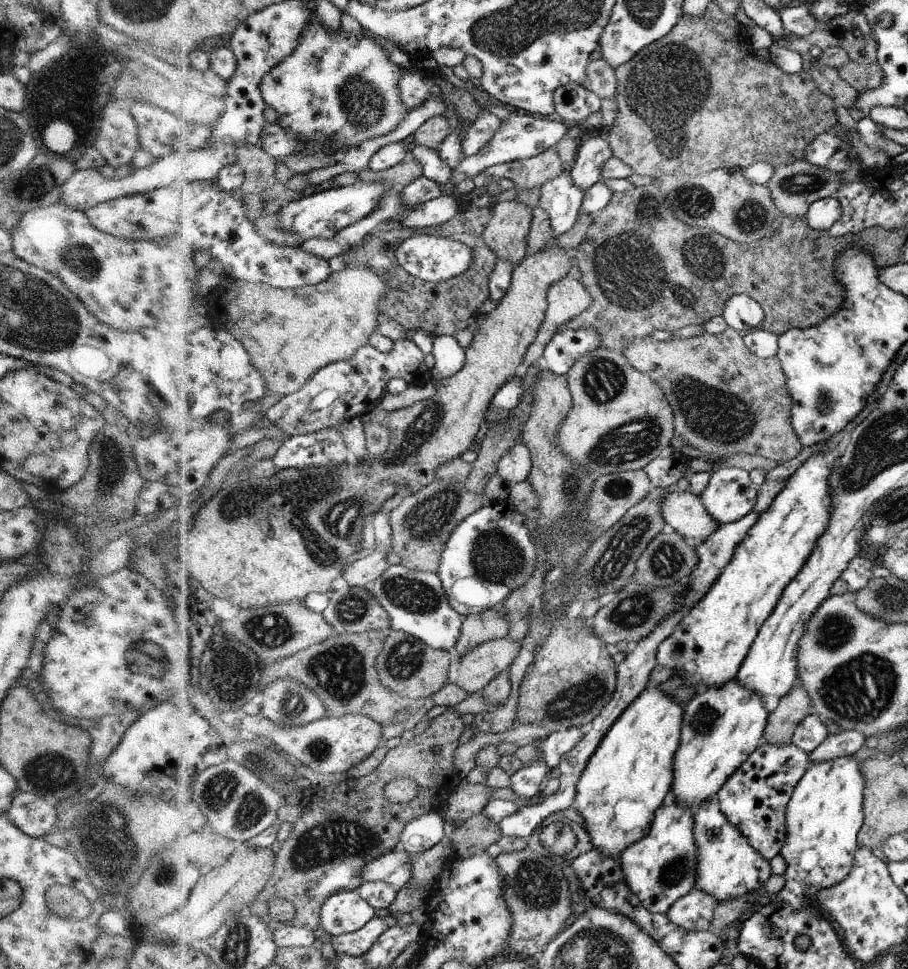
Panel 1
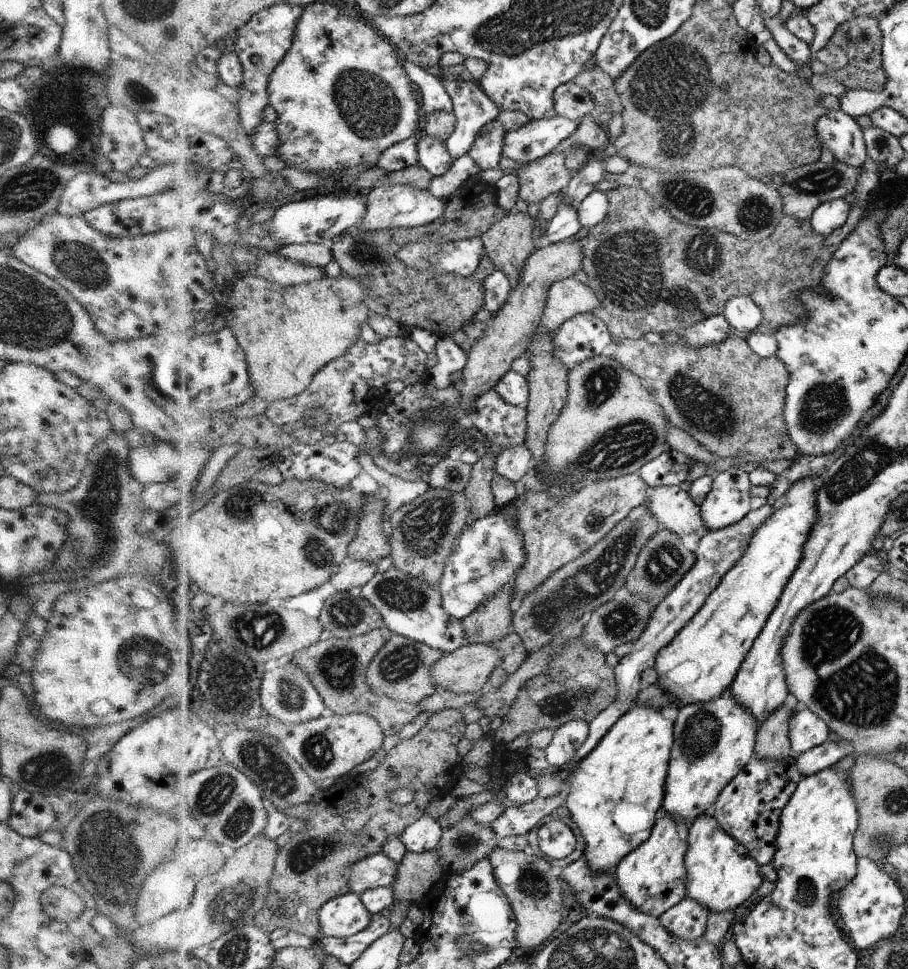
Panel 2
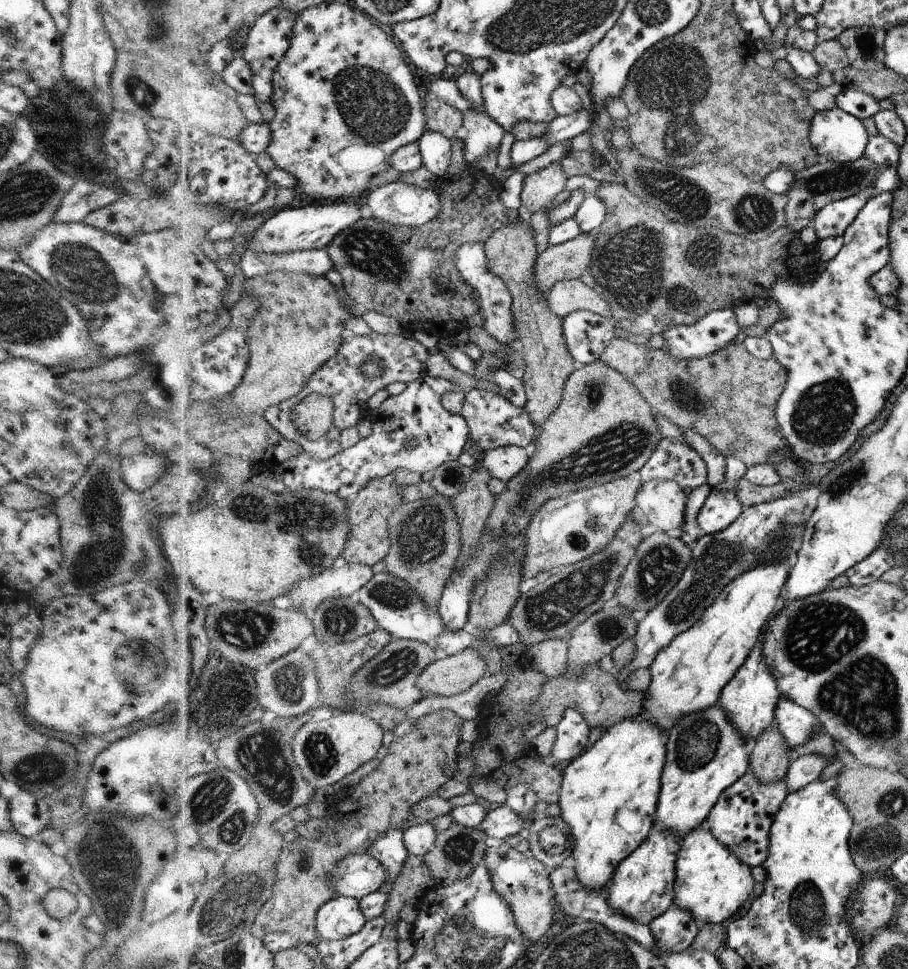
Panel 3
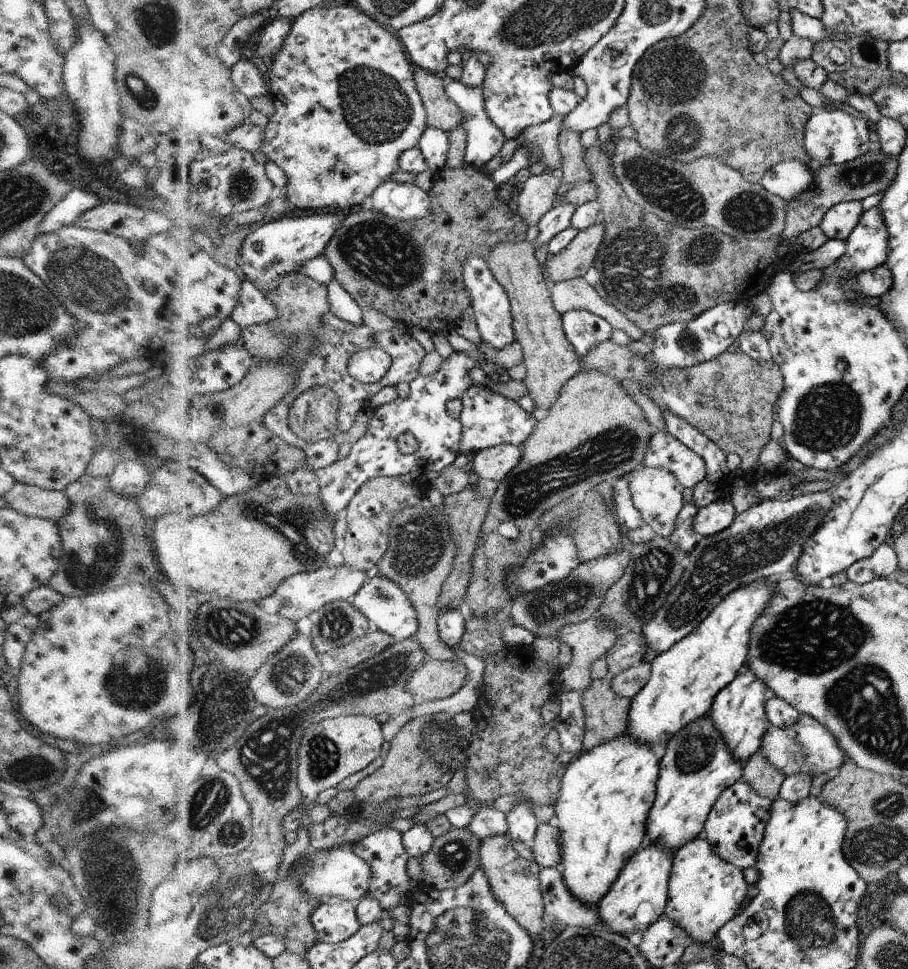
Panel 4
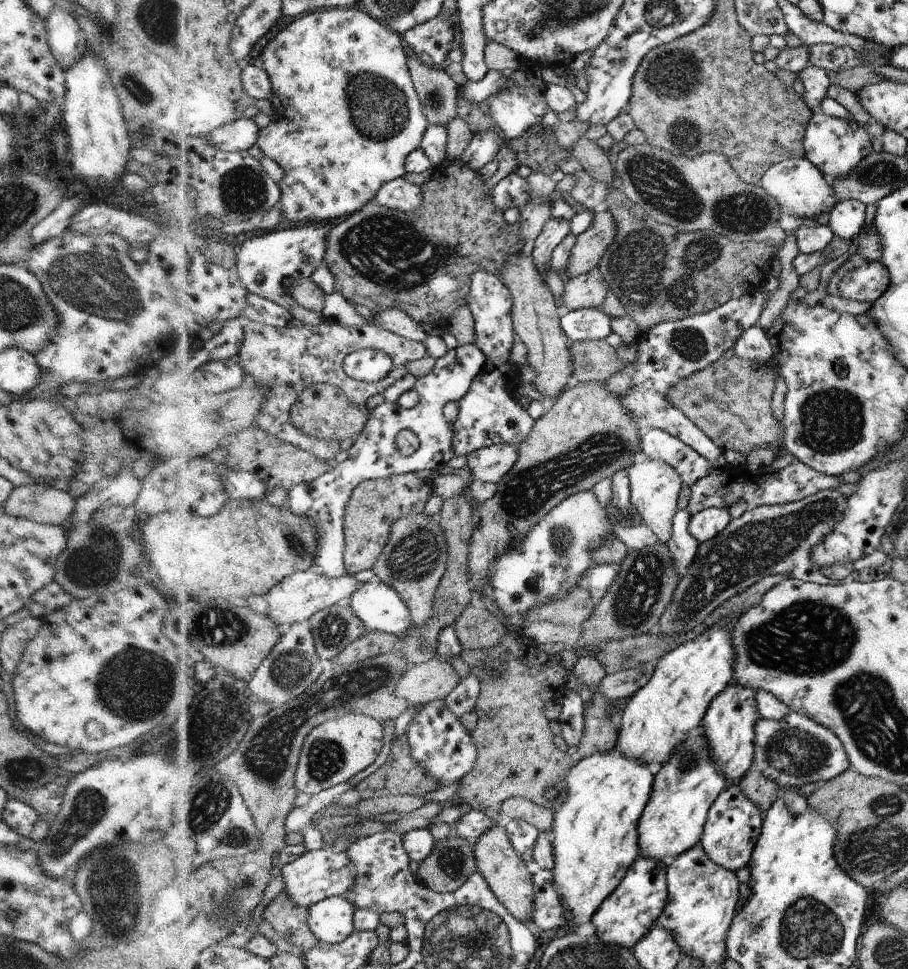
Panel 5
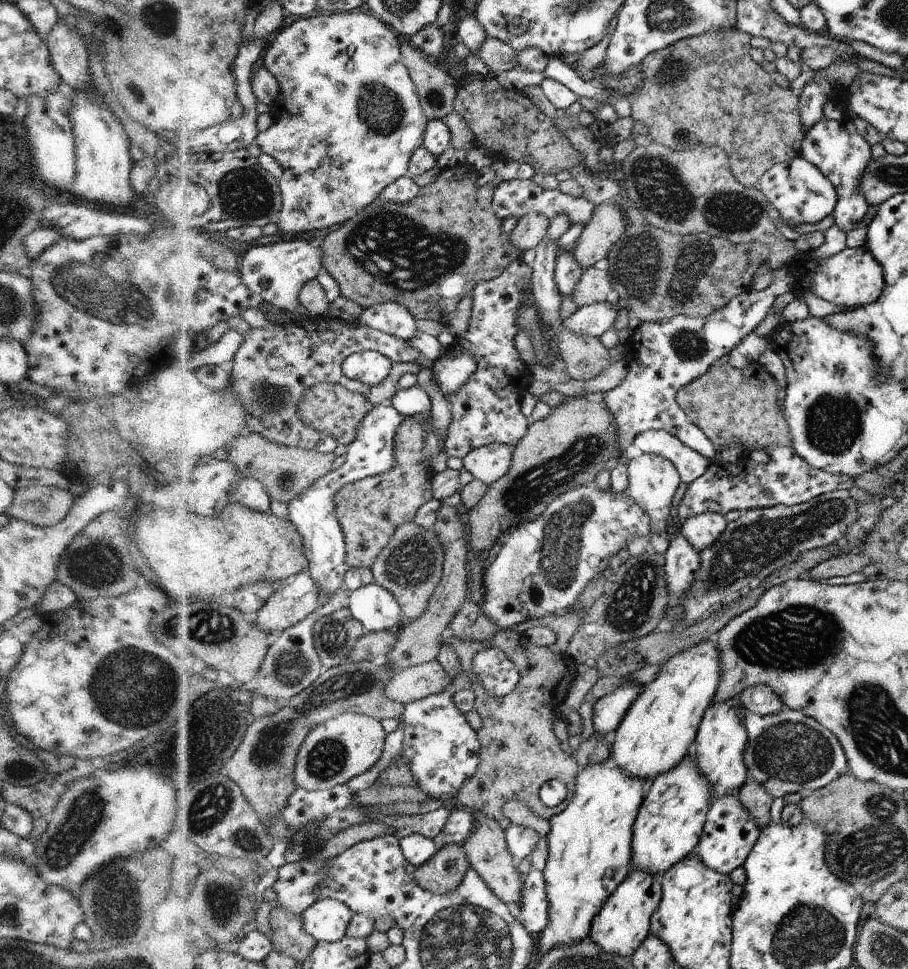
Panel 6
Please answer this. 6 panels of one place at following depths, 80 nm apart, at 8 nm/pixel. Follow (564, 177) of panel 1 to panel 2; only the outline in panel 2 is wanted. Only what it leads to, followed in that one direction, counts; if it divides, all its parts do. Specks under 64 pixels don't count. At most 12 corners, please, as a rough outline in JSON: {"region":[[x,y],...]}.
{"region":[[566,197],[545,231],[552,244],[573,238],[580,228],[577,209]]}

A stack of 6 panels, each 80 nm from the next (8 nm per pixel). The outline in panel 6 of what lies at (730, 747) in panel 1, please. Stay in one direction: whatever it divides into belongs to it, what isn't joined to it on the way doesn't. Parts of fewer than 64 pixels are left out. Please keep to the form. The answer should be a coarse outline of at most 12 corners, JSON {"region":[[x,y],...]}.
{"region":[[691,750],[654,778],[632,869],[662,875],[695,852],[716,787]]}

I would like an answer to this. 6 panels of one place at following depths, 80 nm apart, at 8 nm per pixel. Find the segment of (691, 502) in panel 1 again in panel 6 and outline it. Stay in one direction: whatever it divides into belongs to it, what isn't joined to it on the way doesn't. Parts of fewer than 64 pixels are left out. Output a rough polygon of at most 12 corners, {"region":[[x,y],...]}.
{"region":[[670,459],[628,461],[626,493],[668,534],[681,475]]}

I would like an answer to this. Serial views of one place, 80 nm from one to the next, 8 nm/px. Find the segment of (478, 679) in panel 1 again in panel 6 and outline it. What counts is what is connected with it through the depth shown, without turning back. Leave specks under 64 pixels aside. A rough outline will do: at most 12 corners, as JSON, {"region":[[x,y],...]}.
{"region":[[435,659],[397,671],[386,694],[408,705],[442,693],[452,680]]}

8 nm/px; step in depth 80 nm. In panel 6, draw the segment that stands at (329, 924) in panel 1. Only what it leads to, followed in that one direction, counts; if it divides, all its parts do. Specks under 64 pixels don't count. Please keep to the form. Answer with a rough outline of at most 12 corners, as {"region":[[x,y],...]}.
{"region":[[338,898],[304,912],[306,931],[319,942],[340,942],[356,915]]}

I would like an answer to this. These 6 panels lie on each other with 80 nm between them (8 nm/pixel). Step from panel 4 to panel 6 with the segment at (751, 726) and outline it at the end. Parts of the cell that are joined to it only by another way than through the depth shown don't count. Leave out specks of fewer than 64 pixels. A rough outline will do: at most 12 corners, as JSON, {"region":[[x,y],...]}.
{"region":[[739,696],[714,703],[691,748],[716,787],[738,796],[748,781],[748,730]]}

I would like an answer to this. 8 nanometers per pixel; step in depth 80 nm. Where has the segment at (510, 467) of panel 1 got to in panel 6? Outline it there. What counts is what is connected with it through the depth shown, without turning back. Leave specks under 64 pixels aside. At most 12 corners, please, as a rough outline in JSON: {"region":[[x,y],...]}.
{"region":[[490,443],[474,449],[463,469],[484,484],[509,469],[513,447]]}

